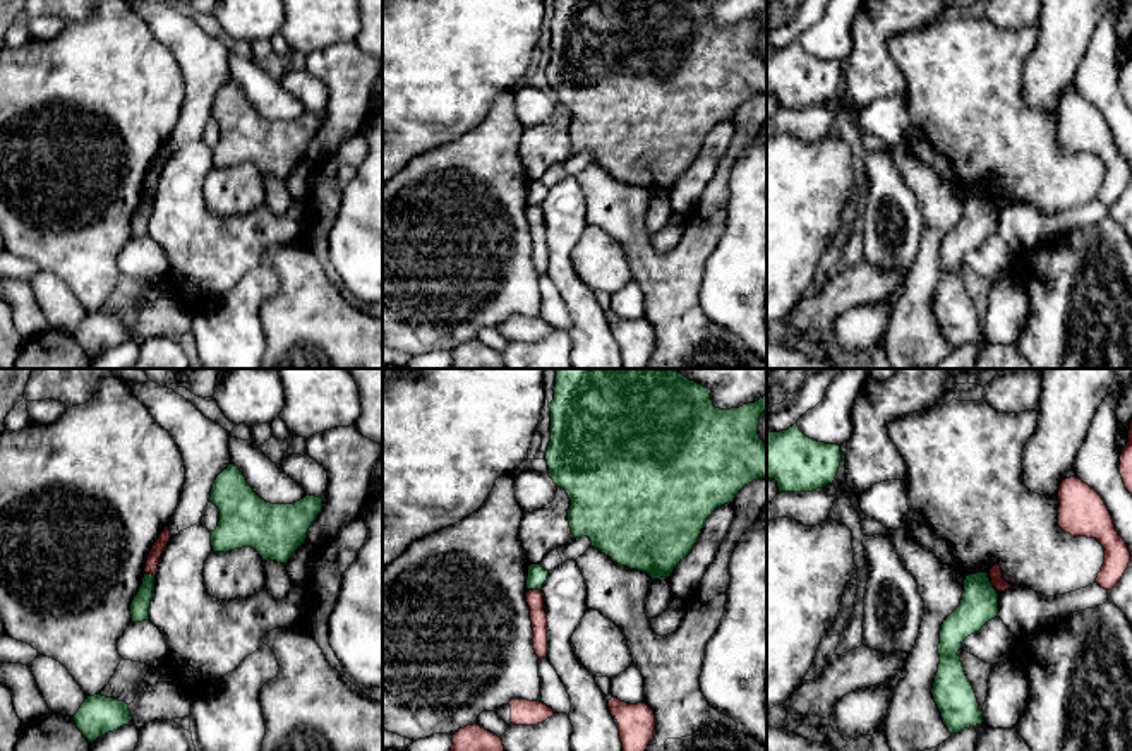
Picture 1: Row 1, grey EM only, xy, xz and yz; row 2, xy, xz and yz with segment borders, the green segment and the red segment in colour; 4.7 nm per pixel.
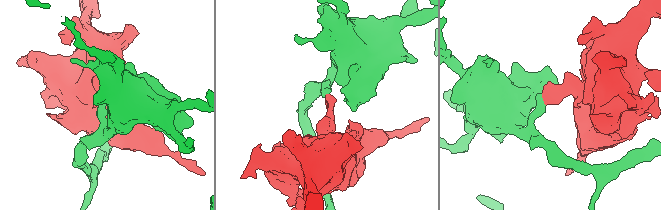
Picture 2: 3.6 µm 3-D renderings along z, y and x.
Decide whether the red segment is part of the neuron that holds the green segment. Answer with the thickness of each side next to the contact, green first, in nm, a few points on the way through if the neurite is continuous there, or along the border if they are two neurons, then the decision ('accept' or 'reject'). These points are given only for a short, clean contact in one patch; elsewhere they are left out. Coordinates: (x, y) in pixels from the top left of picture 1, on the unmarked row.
90 nm thick on the green side, 80 nm on the other; border along xz (529, 204), (539, 206); reject

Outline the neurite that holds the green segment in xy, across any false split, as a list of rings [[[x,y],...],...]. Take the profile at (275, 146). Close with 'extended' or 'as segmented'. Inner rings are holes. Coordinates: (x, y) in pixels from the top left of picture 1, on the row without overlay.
[[[233,79],[216,93],[209,118],[213,118],[220,129],[218,142],[211,147],[213,168],[252,163],[262,177],[271,175],[281,180],[286,180],[293,168],[305,158],[310,141],[322,127],[322,115],[316,111],[305,111],[293,120],[266,118],[254,108]]] | as segmented

